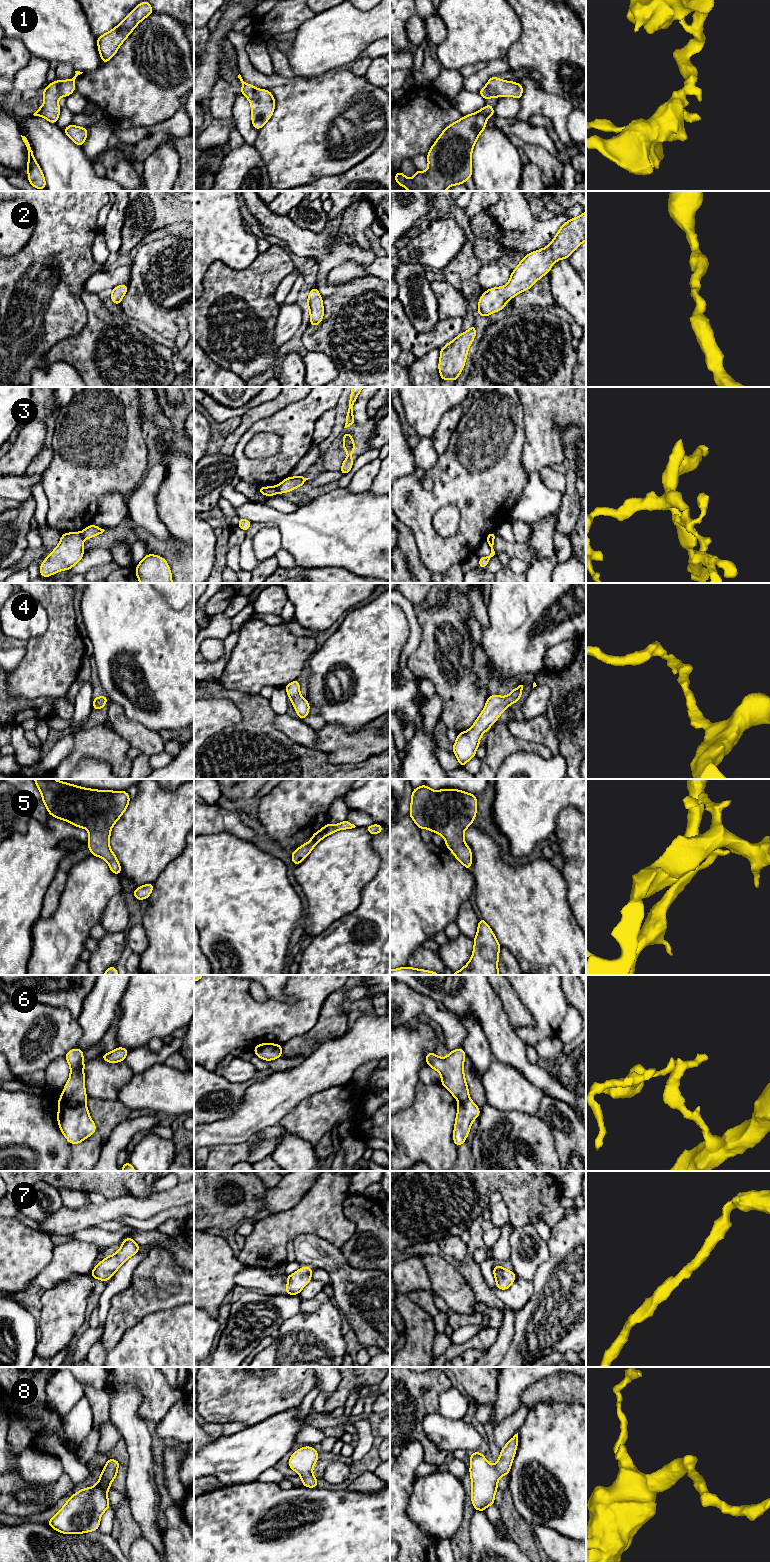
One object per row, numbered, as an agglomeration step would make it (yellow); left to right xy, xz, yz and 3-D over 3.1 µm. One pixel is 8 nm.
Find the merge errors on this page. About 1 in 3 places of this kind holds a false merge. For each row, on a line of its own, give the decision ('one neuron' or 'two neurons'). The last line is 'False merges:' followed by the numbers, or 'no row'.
1: one neuron
2: one neuron
3: two neurons
4: one neuron
5: two neurons
6: two neurons
7: one neuron
8: one neuron
False merges: 3, 5, 6

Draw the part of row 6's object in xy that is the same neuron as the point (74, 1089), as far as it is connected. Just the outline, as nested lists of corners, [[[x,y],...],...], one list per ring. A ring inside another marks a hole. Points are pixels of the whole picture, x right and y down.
[[[73,1048],[64,1056],[70,1065],[70,1077],[61,1092],[62,1097],[80,1103],[86,1103],[88,1097],[85,1092],[85,1076],[83,1061],[84,1050]]]

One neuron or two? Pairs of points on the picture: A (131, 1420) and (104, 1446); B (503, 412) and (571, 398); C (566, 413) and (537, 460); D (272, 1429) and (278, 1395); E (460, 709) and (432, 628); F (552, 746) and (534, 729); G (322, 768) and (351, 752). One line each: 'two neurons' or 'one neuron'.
A: two neurons
B: two neurons
C: one neuron
D: two neurons
E: one neuron
F: one neuron
G: two neurons

